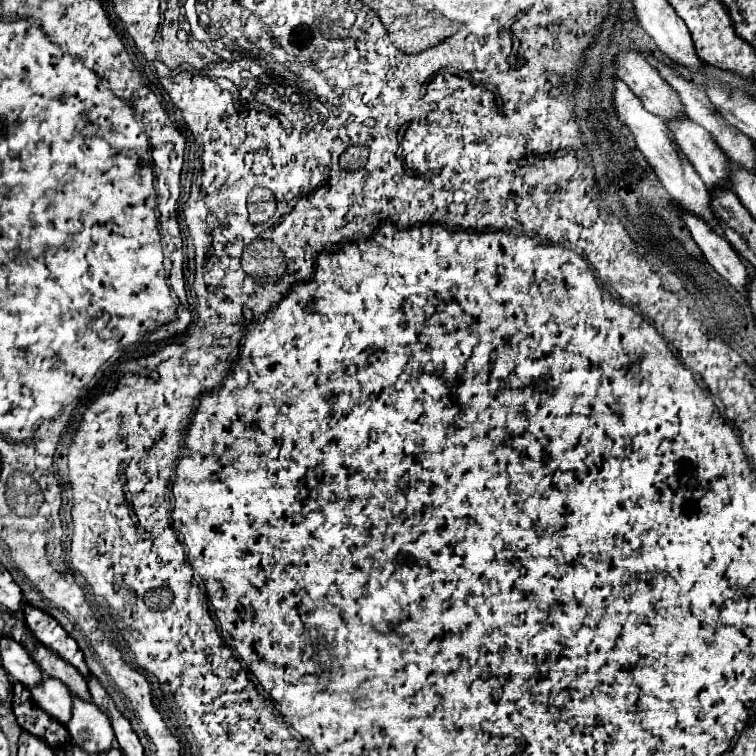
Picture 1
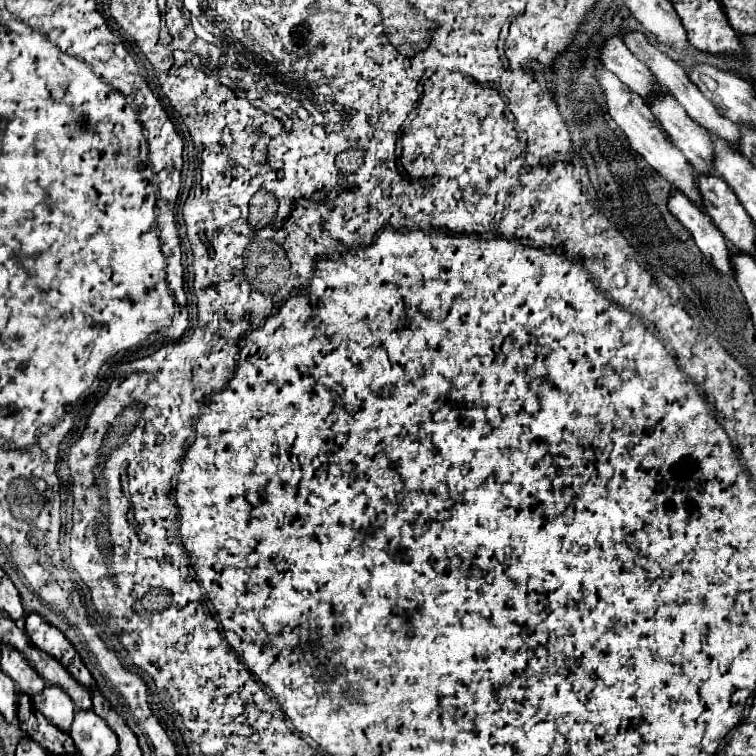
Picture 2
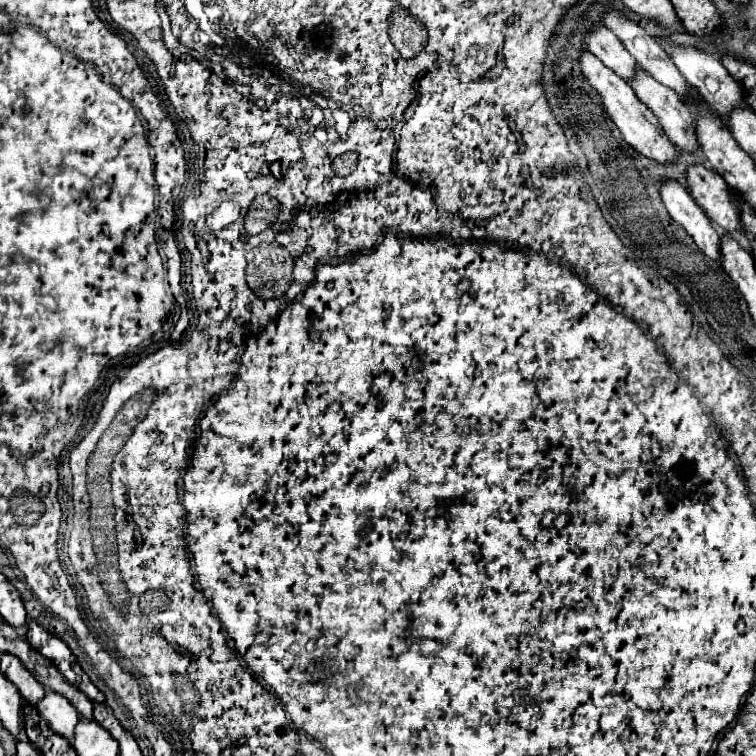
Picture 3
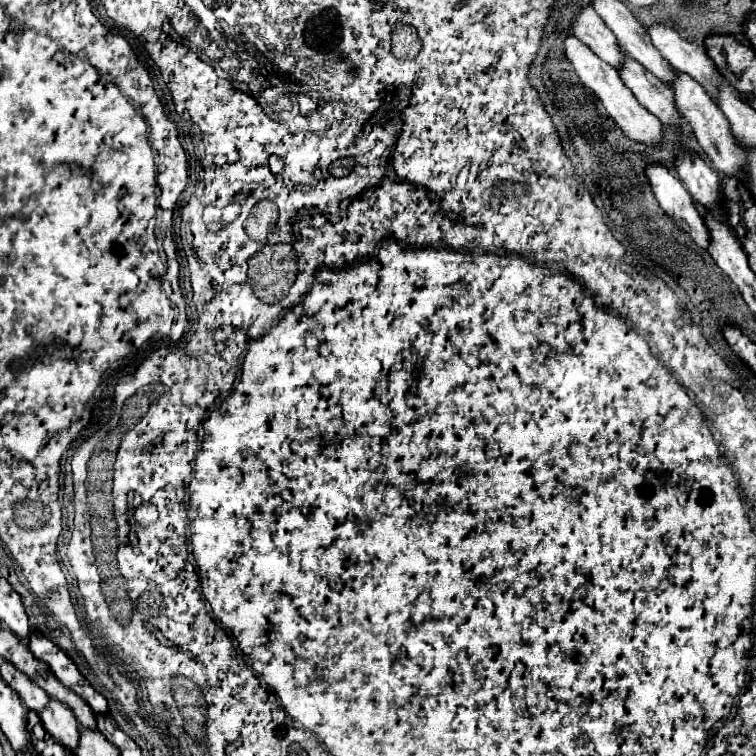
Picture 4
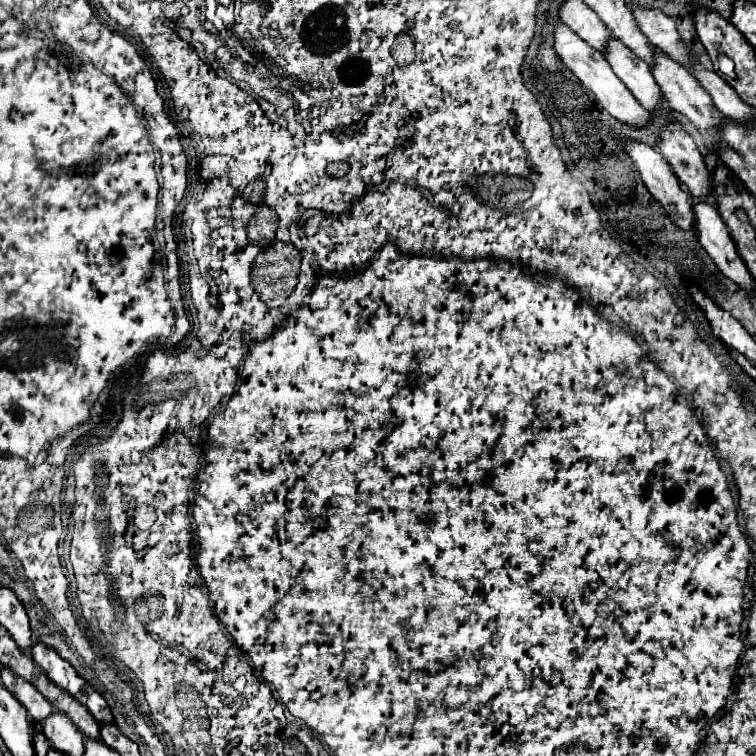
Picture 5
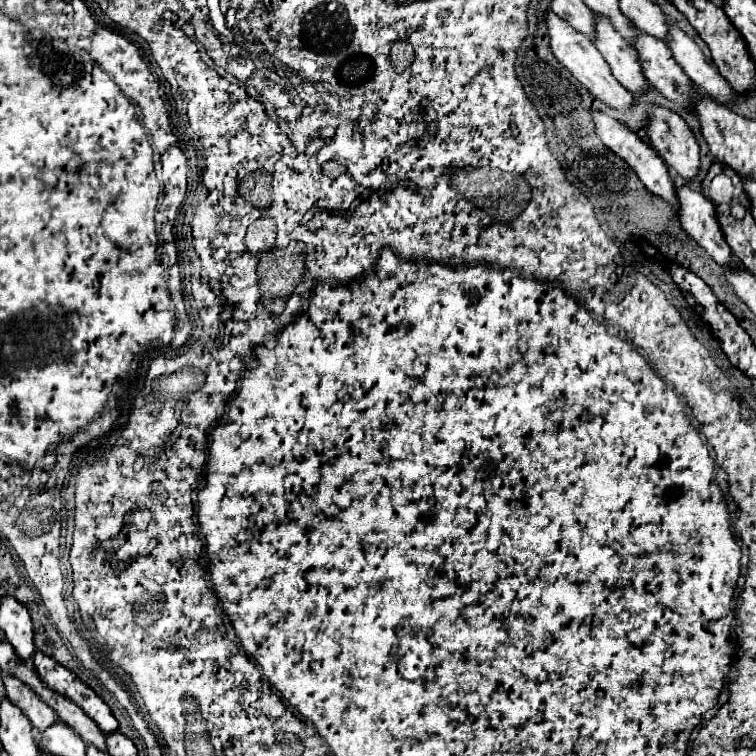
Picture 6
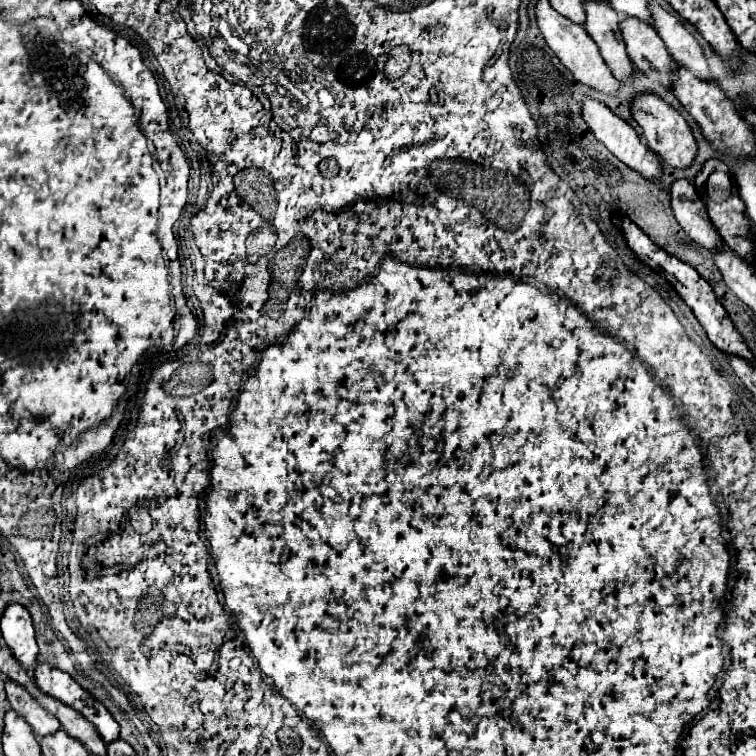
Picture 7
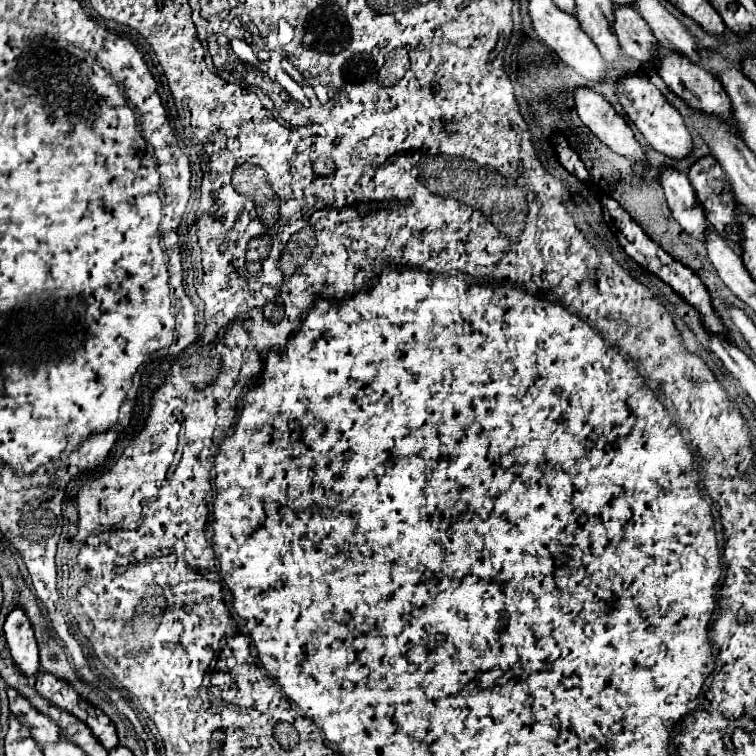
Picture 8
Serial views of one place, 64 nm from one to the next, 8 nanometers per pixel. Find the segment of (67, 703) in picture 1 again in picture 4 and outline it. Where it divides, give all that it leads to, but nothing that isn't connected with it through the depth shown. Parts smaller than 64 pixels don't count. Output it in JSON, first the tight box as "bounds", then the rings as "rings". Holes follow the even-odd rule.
{"bounds":[40,700,80,752],"rings":[[[50,700],[50,704],[44,708],[44,712],[40,712],[40,720],[42,720],[46,732],[58,744],[64,744],[64,748],[76,752],[76,744],[80,742],[80,728],[78,728],[78,722],[76,722],[72,710],[68,710],[66,704],[62,704],[58,700]]]}

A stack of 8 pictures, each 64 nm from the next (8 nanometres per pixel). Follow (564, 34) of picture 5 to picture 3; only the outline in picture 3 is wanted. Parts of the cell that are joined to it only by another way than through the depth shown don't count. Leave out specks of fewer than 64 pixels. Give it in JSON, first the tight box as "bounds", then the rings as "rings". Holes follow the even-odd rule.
{"bounds":[578,50,676,162],"rings":[[[588,50],[580,52],[578,64],[580,64],[584,80],[602,96],[604,108],[606,108],[608,116],[612,118],[612,122],[620,128],[624,142],[652,160],[674,162],[676,160],[676,146],[668,140],[668,136],[664,136],[664,130],[660,128],[656,116],[636,98],[632,88],[624,80],[620,80],[620,76],[616,76],[616,72],[612,72],[608,66],[604,66],[600,60],[596,60],[596,56],[592,56],[592,52],[588,52]]]}

